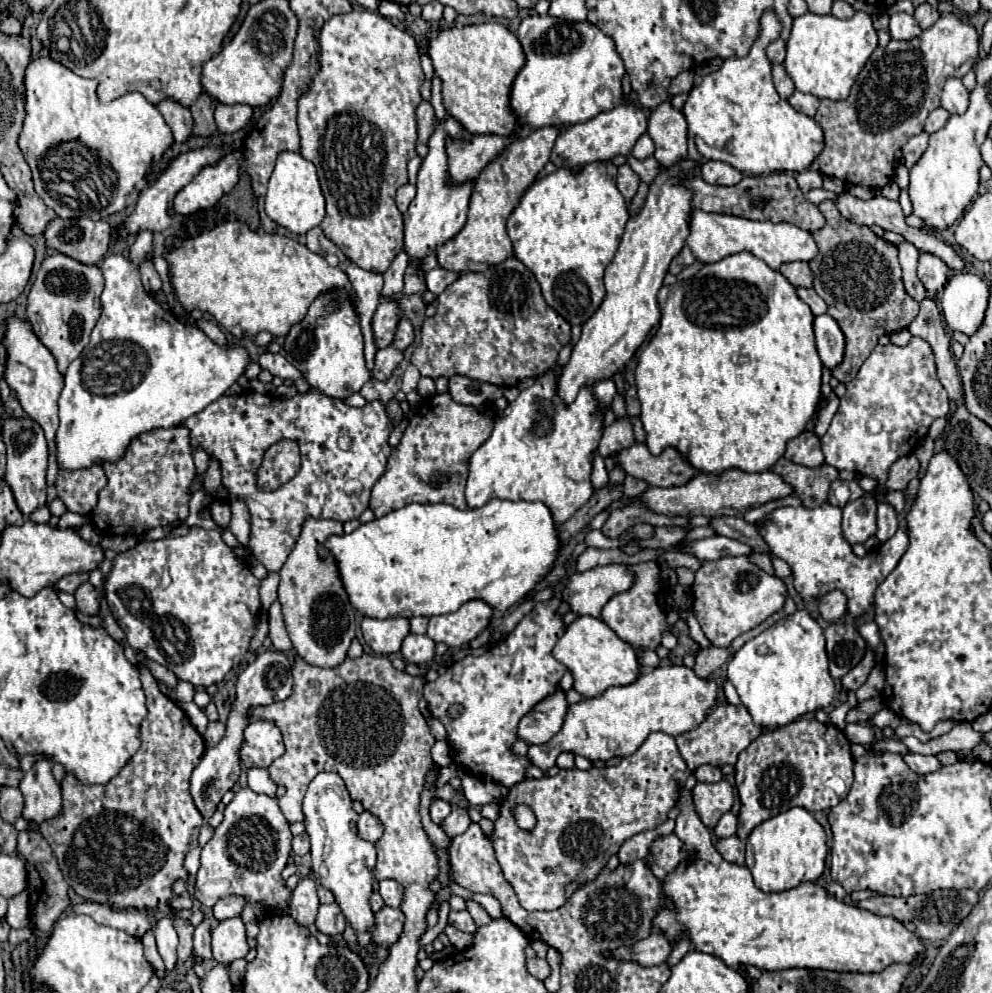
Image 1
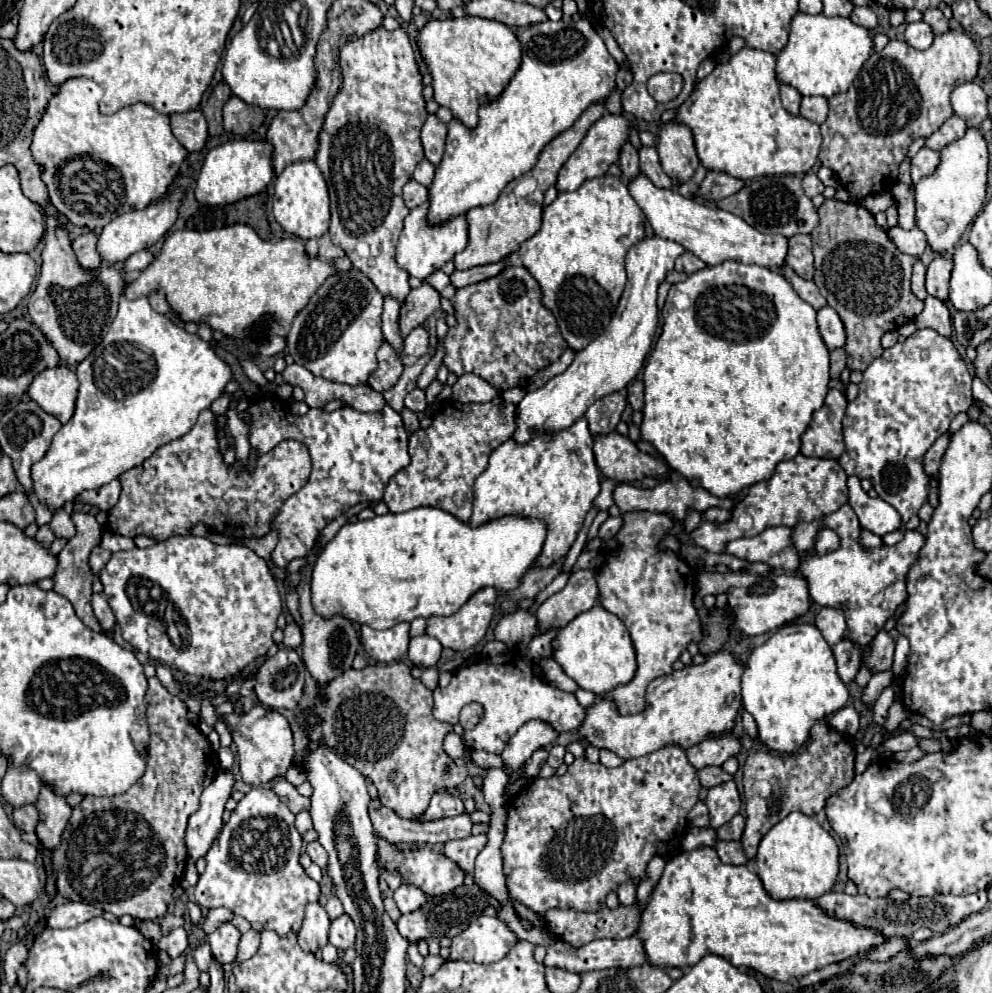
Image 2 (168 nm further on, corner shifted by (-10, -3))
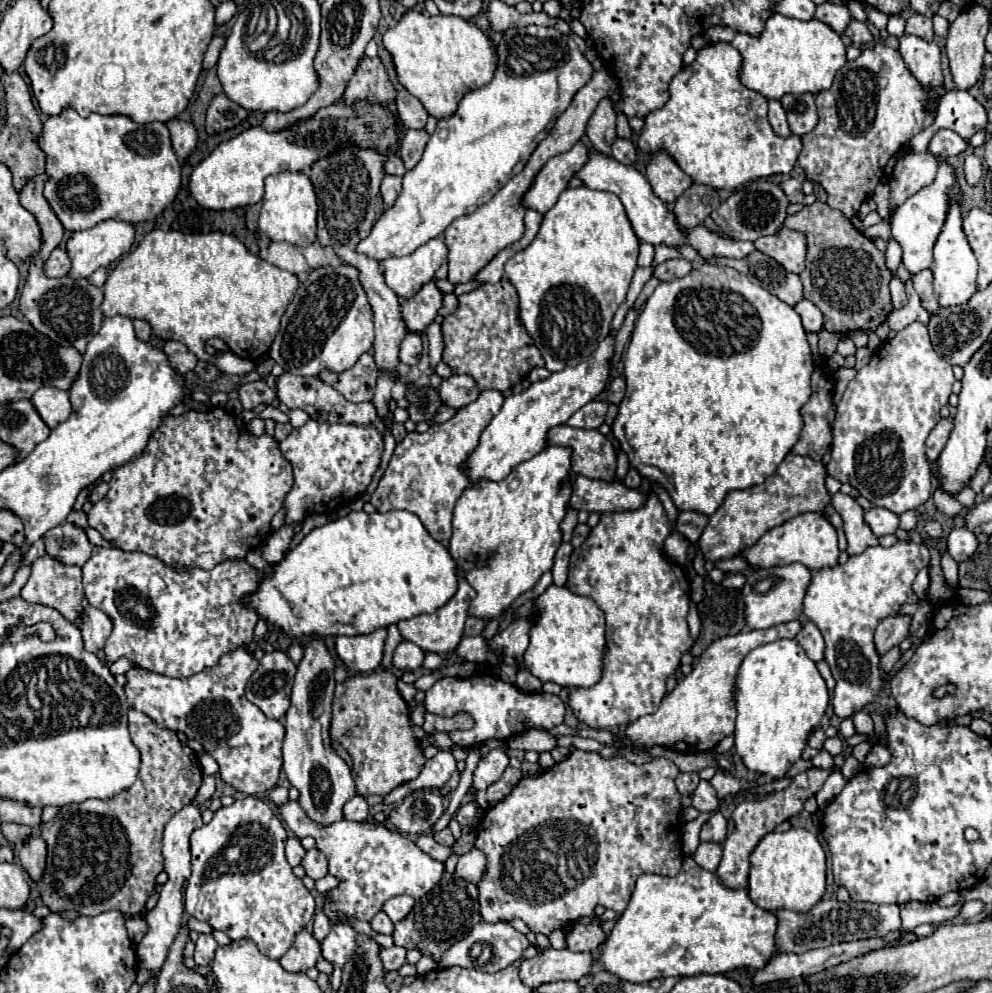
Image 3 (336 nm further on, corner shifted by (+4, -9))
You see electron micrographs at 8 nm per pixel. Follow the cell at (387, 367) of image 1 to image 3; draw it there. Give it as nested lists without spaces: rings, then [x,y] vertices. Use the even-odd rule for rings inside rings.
[[[370,353],[362,355],[358,363],[350,371],[344,371],[342,375],[334,375],[330,371],[326,371],[326,375],[320,375],[322,381],[330,383],[336,391],[340,391],[352,403],[372,401],[376,377],[378,377],[378,367]]]

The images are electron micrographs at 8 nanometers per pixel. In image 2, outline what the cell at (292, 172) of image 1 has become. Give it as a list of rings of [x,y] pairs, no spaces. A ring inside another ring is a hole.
[[[302,161],[288,165],[274,181],[274,219],[282,225],[284,231],[300,237],[312,239],[322,237],[330,225],[330,205],[328,205],[328,187],[322,177],[322,171],[314,161]]]

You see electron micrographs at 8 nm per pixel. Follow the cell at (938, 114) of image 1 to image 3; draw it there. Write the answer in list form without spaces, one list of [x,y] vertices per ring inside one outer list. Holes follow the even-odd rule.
[[[940,129],[932,137],[932,141],[928,145],[928,153],[936,155],[936,157],[954,157],[954,155],[960,155],[966,149],[966,145],[968,143],[958,133],[954,133],[950,129]]]

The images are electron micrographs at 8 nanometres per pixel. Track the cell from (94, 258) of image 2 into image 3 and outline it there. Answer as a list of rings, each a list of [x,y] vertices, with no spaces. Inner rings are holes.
[[[56,247],[52,253],[50,253],[50,259],[46,261],[46,275],[50,277],[66,277],[70,273],[70,267],[72,267],[72,261],[70,261],[70,255],[64,247]]]

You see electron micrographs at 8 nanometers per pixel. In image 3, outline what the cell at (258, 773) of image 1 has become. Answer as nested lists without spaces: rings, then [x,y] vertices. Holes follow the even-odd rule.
[[[286,801],[278,805],[278,813],[296,837],[302,839],[304,835],[312,835],[316,839],[318,849],[328,857],[330,875],[342,879],[342,883],[334,891],[326,893],[324,911],[332,919],[332,923],[338,921],[336,913],[344,913],[360,921],[370,921],[380,911],[386,899],[402,893],[420,899],[428,891],[432,891],[444,875],[444,863],[420,851],[412,839],[388,831],[386,825],[378,825],[372,821],[354,823],[344,819],[322,829],[306,819],[302,807],[296,801]]]

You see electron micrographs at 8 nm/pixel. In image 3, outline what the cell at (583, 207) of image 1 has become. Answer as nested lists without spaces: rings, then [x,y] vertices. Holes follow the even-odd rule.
[[[576,187],[576,189],[566,189],[560,193],[560,199],[558,203],[544,213],[542,217],[542,225],[540,225],[540,231],[538,235],[534,237],[534,241],[522,249],[520,253],[512,255],[508,261],[506,261],[506,275],[508,275],[508,281],[516,287],[518,291],[518,297],[520,297],[520,319],[524,323],[524,327],[530,331],[536,347],[540,349],[544,361],[546,361],[546,369],[548,371],[562,371],[564,367],[568,365],[576,365],[580,363],[580,357],[586,357],[586,355],[592,355],[596,345],[608,335],[610,331],[610,323],[612,323],[612,317],[616,313],[616,309],[620,307],[620,303],[626,299],[626,291],[628,291],[628,285],[630,285],[630,279],[634,275],[634,269],[636,269],[636,257],[638,257],[638,237],[636,233],[632,231],[632,225],[626,217],[626,211],[620,203],[620,199],[614,195],[614,193],[606,193],[606,191],[594,191],[594,189],[588,189],[588,187]]]

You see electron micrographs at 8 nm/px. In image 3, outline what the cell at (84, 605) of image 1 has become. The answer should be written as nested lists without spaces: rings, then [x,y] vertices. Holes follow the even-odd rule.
[[[88,605],[84,609],[80,631],[82,631],[82,637],[84,637],[84,647],[88,651],[96,653],[98,649],[104,647],[106,639],[110,637],[110,633],[112,633],[112,621],[100,609]]]

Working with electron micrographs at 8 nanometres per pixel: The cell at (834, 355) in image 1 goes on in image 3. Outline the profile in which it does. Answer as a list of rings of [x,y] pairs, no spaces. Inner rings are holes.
[[[802,299],[802,303],[796,303],[794,309],[802,317],[802,325],[808,333],[820,333],[822,331],[822,327],[824,327],[822,313],[818,311],[818,307],[814,307],[814,303],[810,303],[808,299]]]

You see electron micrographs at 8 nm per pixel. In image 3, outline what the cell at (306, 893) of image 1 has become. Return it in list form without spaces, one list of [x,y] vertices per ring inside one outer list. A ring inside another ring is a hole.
[[[302,929],[296,933],[292,947],[282,955],[280,965],[286,971],[306,971],[314,967],[318,959],[320,959],[320,943],[308,929]]]

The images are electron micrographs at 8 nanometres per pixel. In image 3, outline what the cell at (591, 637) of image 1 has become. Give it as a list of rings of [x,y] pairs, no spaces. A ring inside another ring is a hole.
[[[550,585],[536,599],[538,615],[530,631],[530,645],[524,653],[524,665],[540,681],[552,681],[560,687],[588,689],[602,679],[606,651],[604,613],[588,597],[574,595],[568,587]]]

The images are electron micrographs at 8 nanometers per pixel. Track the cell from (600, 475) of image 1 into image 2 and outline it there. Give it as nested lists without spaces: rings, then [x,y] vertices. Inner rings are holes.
[[[620,393],[608,395],[596,403],[592,403],[586,411],[586,421],[588,421],[588,429],[592,435],[606,435],[610,431],[616,429],[620,415],[624,411],[626,403],[622,399]]]

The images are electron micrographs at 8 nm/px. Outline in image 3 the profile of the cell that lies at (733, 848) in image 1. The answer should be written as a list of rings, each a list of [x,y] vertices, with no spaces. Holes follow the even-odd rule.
[[[700,843],[700,847],[696,849],[696,853],[692,857],[702,869],[716,871],[720,861],[722,861],[722,845],[718,845],[718,843]]]

